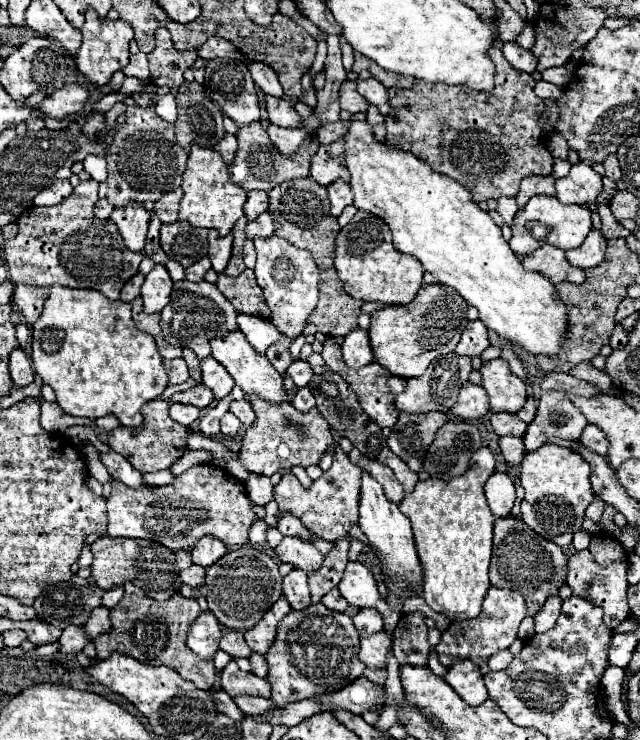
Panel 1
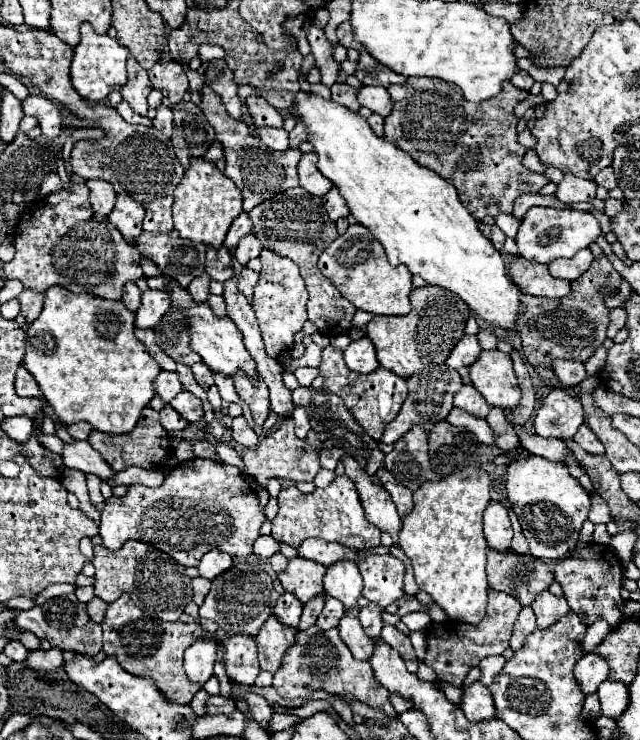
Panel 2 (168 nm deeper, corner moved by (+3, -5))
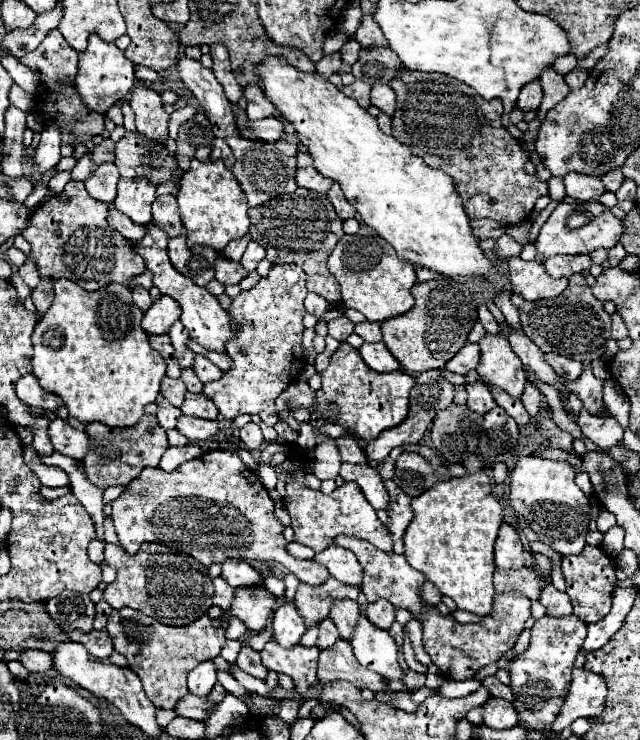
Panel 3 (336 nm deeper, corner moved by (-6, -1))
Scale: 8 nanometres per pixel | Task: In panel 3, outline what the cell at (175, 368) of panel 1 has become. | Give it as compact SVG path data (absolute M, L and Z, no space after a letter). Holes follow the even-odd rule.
M164 377L162 379L162 389L160 389L162 397L168 399L174 407L180 407L182 401L184 401L184 395L186 395L186 385L182 385L182 379L170 379L170 377Z

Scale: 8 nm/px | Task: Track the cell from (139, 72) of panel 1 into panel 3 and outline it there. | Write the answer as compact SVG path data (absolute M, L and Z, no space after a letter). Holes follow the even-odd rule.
M138 85L132 91L130 107L134 109L134 115L136 115L138 133L166 145L170 115L162 109L162 99L158 91L146 85Z

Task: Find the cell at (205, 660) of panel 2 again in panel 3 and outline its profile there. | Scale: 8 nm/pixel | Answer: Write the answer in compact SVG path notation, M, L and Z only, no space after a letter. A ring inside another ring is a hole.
M212 661L200 663L190 675L188 675L188 691L198 697L206 697L216 683L216 667Z

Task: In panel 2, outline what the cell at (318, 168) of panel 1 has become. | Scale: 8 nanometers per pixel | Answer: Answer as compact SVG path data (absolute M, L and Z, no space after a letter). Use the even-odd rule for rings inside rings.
M313 151L301 157L297 169L299 169L299 185L309 193L325 195L333 187L333 183L327 177L323 177L323 173L317 169L317 155Z

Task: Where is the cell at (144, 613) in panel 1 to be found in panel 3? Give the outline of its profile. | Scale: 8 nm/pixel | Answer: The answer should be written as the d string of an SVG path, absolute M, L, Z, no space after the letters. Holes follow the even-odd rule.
M130 607L118 611L114 609L110 613L106 631L114 641L114 649L128 659L130 669L140 677L146 697L162 709L174 709L176 701L188 693L188 673L202 661L220 655L220 649L226 641L224 629L214 627L208 615L200 617L198 621L186 627L168 627Z

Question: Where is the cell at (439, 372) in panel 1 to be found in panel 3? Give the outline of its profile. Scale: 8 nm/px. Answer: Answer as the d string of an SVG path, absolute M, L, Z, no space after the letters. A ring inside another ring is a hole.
M432 369L432 371L424 371L416 377L416 385L412 387L410 391L410 413L406 417L406 421L402 421L400 425L396 425L394 429L386 429L382 431L374 441L370 441L364 449L364 455L368 461L384 461L388 457L388 453L394 449L394 447L400 447L400 445L406 445L406 443L420 443L420 439L424 437L428 425L432 423L434 415L440 411L440 409L446 409L450 403L454 401L454 385L448 383L444 377L442 377L442 371L440 369Z

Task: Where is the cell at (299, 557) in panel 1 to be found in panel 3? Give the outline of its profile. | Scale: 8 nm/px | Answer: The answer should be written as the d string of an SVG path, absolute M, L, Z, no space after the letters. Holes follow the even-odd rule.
M330 577L330 581L326 581L326 585L300 585L298 593L296 593L296 605L298 611L306 623L306 629L310 629L310 625L320 625L330 611L330 605L336 599L356 599L360 593L358 587L352 585L342 585L340 581L336 581L334 577Z

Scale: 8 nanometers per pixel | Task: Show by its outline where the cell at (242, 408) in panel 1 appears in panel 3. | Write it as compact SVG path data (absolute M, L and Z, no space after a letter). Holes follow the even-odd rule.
M246 423L242 429L240 429L240 441L246 445L248 451L254 451L254 449L260 449L262 443L264 443L264 437L262 437L262 431L256 423Z

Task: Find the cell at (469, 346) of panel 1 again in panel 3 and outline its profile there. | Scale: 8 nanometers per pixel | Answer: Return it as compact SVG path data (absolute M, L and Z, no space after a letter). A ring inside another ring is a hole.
M466 343L458 351L458 355L446 363L446 369L452 371L452 373L458 373L458 375L468 375L468 371L478 367L478 361L480 361L478 345L476 343Z

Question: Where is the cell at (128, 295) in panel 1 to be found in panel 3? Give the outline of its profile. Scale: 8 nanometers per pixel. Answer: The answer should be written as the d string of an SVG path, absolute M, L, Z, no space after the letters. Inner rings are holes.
M136 287L136 289L132 291L132 295L134 295L134 303L136 303L142 311L148 311L148 309L150 309L152 299L150 299L148 289L144 289L144 287Z

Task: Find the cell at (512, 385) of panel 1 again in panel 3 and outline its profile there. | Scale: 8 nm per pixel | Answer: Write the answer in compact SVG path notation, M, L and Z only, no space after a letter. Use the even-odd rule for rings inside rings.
M486 333L480 341L480 365L478 375L484 383L498 385L504 389L510 397L522 397L526 373L522 369L522 361L518 361L518 355L510 349L510 343L504 335L490 335Z

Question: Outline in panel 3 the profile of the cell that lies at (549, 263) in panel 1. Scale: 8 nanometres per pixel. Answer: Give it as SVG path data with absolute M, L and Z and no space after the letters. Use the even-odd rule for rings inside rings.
M520 257L508 259L508 275L512 291L524 297L526 301L558 297L568 287L568 279L552 279L544 271L542 263L524 261Z

